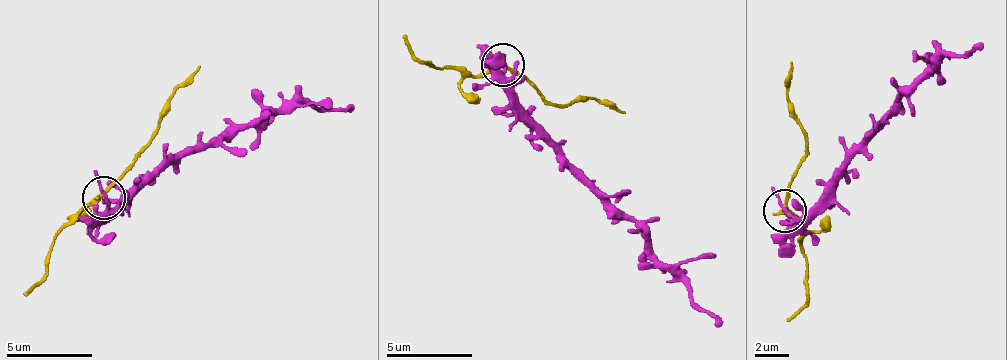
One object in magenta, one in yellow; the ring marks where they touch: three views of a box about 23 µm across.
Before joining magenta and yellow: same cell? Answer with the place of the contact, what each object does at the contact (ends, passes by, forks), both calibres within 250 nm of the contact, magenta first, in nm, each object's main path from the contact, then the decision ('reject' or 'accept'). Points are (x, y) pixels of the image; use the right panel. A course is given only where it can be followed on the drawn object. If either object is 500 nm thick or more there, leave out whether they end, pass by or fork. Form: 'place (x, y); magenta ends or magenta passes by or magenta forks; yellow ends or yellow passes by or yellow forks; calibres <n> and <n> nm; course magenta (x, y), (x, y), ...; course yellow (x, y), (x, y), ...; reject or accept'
place (784, 211); magenta passes by; yellow passes by; calibres 180 and 260 nm; course magenta (786, 212), (810, 214), (825, 204), (857, 154), (910, 84), (928, 74), (944, 56), (978, 43); course yellow (786, 212), (787, 188), (806, 150), (788, 100), (791, 60); reject

